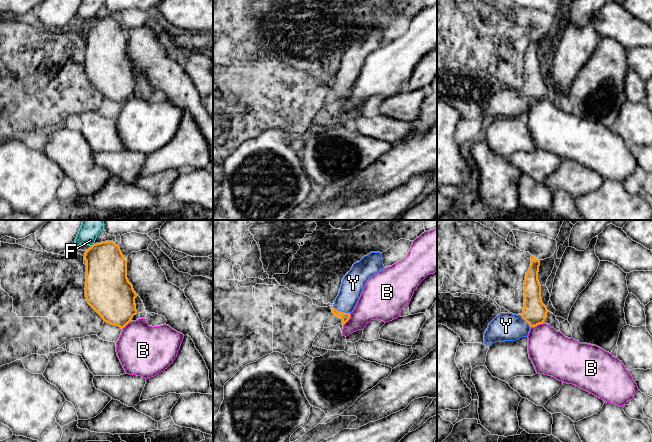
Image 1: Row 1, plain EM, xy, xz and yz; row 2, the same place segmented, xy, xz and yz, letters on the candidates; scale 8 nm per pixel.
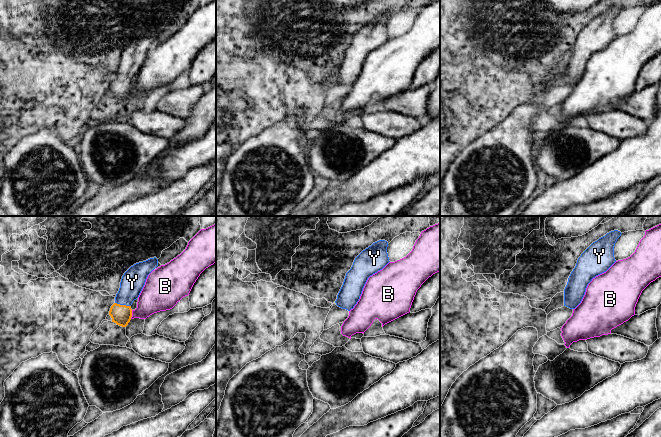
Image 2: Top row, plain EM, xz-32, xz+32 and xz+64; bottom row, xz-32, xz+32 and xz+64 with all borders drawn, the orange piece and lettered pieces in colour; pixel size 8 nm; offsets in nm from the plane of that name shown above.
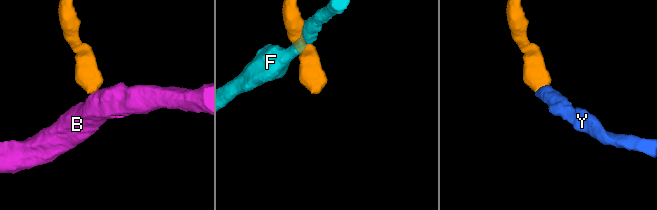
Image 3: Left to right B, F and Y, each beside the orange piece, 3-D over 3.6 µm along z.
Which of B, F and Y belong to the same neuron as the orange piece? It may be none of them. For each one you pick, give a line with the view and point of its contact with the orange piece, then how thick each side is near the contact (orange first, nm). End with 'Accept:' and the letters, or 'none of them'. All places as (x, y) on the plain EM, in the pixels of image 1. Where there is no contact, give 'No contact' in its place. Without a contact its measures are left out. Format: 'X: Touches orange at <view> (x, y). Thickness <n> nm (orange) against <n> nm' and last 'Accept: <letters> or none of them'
Y: Touches orange at xz (341, 87). Thickness 70 nm (orange) against 190 nm
Accept: Y

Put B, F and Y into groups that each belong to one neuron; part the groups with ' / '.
B / F / Y

